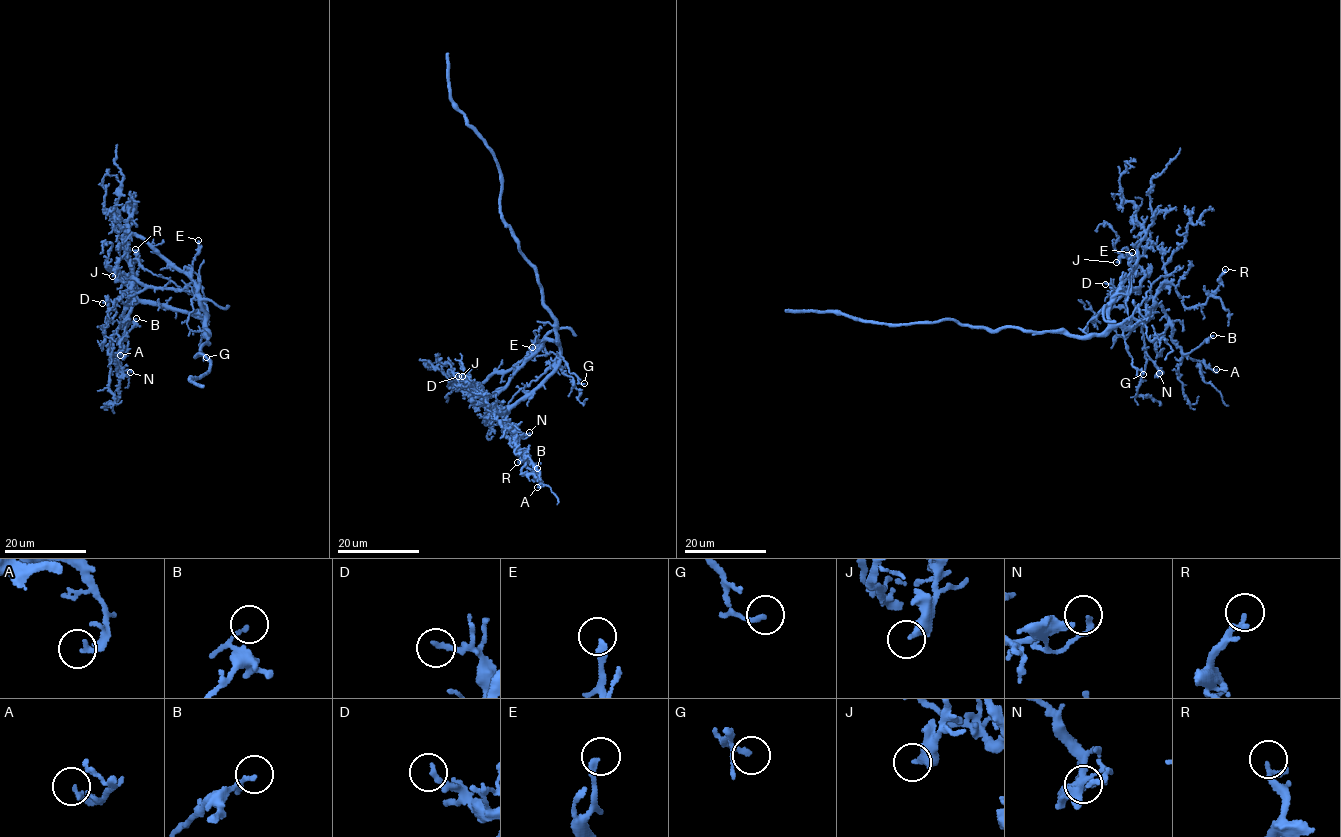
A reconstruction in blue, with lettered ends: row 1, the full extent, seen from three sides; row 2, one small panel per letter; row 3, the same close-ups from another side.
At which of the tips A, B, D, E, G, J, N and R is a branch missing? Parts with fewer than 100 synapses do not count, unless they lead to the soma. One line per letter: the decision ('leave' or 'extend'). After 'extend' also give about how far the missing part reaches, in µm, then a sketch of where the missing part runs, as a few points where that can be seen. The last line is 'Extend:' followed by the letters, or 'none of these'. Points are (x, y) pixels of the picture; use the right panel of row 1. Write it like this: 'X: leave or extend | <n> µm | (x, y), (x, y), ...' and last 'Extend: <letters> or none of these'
A: leave
B: leave
D: leave
E: leave
G: leave
J: leave
N: leave
R: leave
Extend: none of these

